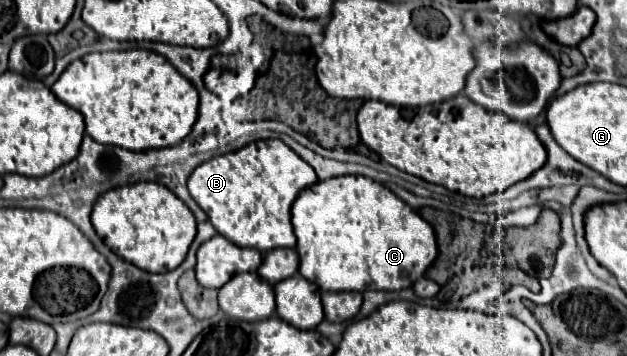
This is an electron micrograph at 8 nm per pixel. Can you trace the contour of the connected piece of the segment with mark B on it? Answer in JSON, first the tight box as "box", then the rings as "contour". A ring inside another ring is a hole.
{"box":[187,138,315,252],"contour":[[[271,138],[249,142],[235,152],[227,152],[199,164],[191,172],[187,188],[219,234],[229,238],[233,244],[267,252],[271,248],[295,246],[297,238],[293,234],[289,210],[299,190],[315,182],[315,170],[283,140]]]}

